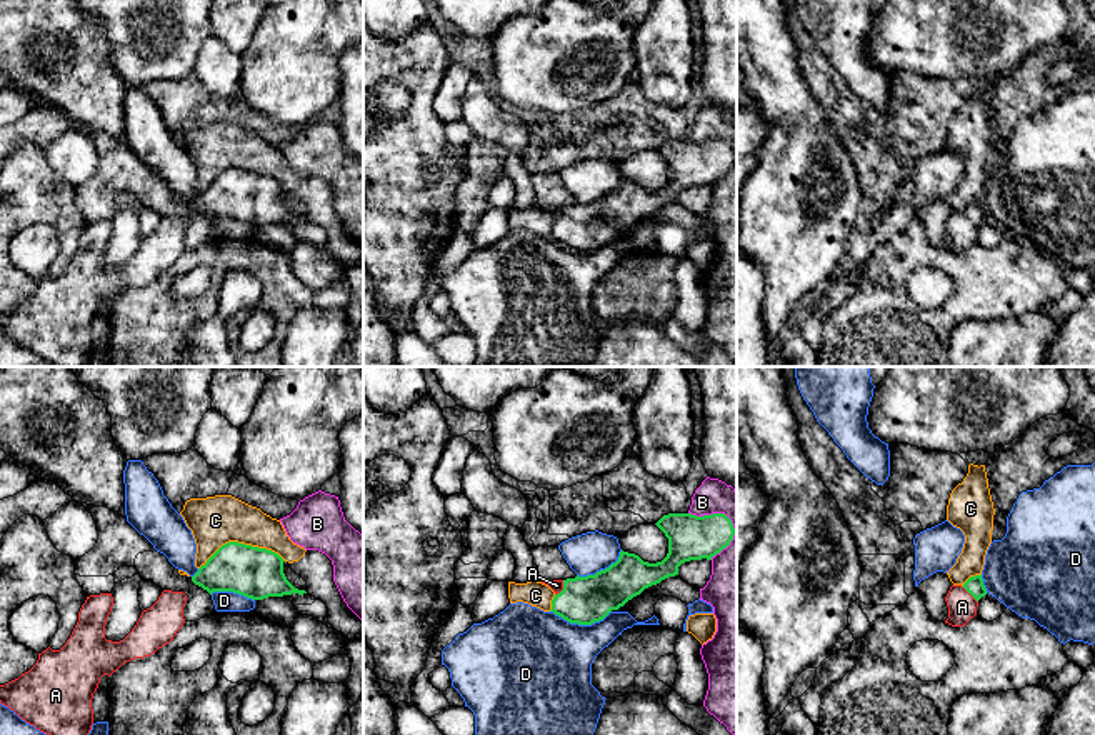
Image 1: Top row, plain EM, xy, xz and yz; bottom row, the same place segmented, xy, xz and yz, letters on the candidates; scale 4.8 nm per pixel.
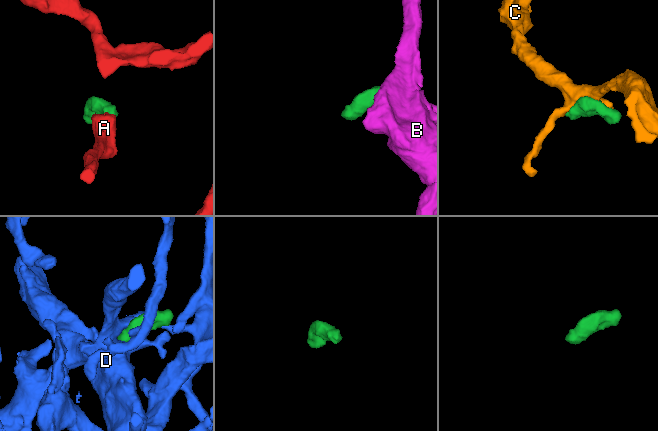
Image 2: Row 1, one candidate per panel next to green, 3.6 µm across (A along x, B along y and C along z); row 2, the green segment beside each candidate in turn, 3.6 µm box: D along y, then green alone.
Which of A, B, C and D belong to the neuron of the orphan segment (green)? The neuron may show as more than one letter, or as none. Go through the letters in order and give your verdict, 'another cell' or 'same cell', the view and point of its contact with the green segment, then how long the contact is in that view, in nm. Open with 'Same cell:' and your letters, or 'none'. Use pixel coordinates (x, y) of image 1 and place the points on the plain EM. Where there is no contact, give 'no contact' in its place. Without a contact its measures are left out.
Same cell: A
A: same cell; contact xz (564, 215); length 90 nm
B: another cell; contact xz (722, 140); length 260 nm
C: another cell; contact xy (242, 170); length 420 nm
D: another cell; contact xz (580, 250); length 300 nm

